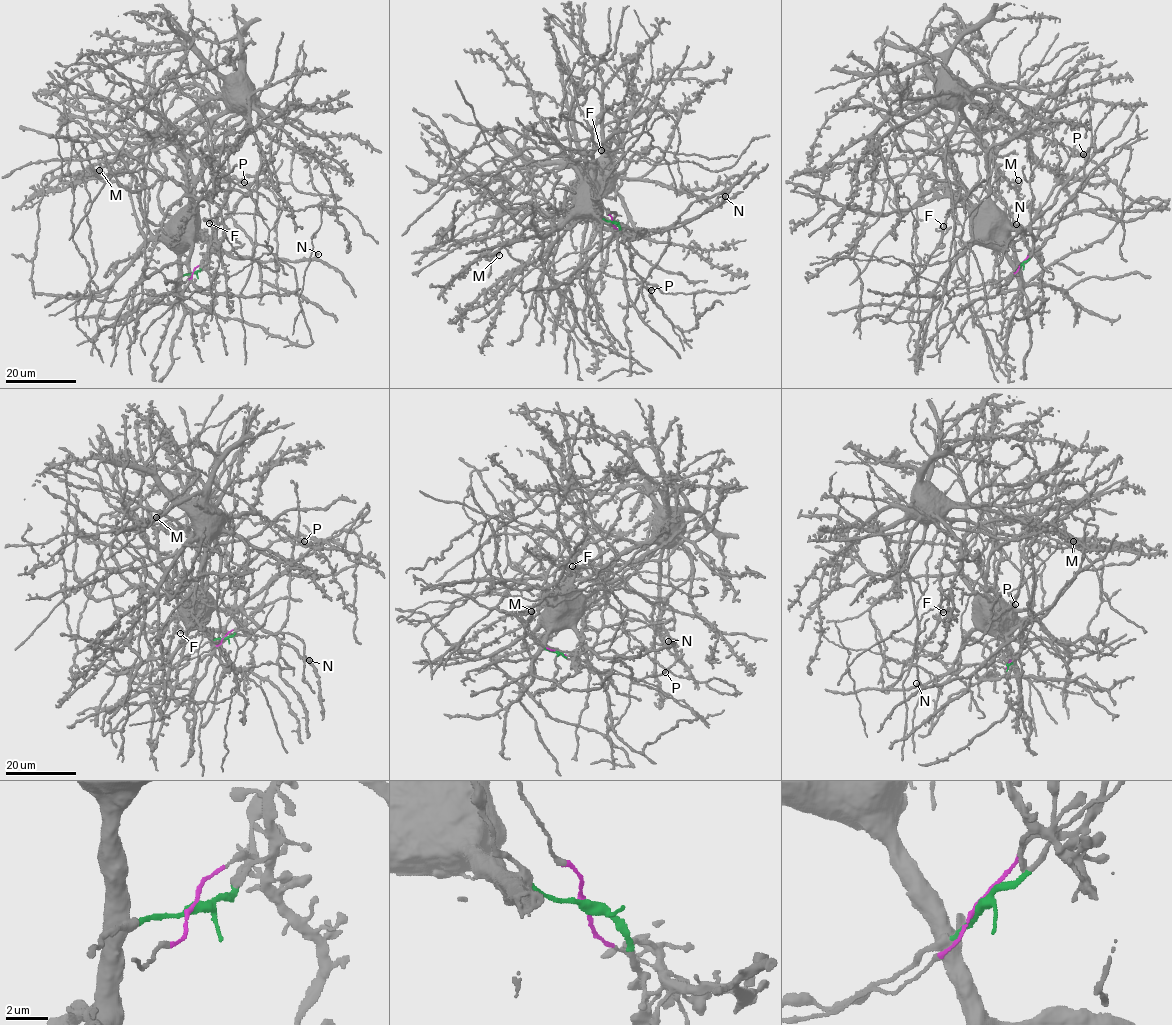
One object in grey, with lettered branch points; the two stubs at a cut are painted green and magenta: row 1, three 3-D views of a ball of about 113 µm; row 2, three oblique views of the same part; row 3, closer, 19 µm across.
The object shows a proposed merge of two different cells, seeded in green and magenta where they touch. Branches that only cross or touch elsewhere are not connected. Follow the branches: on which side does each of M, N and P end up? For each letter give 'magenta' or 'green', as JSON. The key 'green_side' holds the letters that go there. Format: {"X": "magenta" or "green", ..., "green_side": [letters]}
{"M": "magenta", "N": "green", "P": "green", "green_side": ["N", "P"]}

